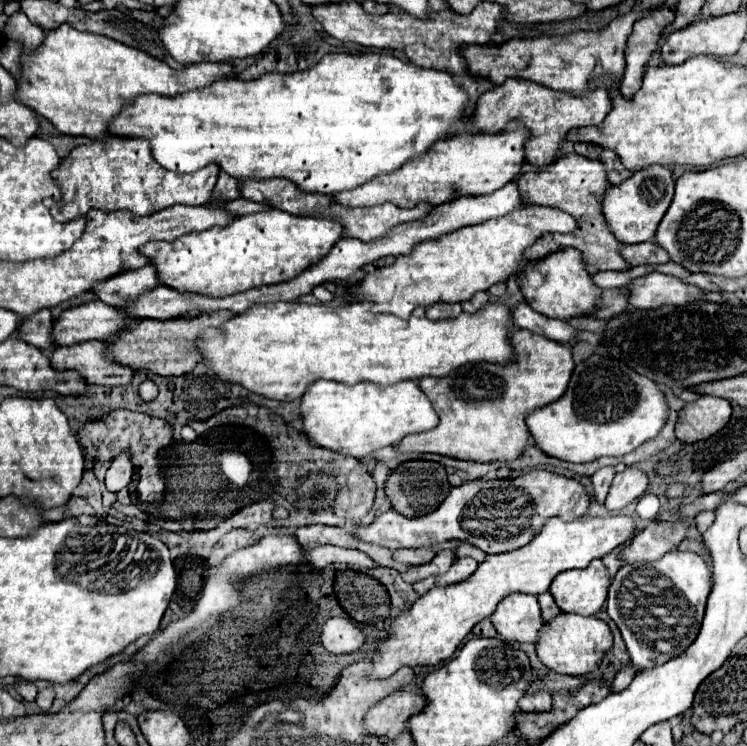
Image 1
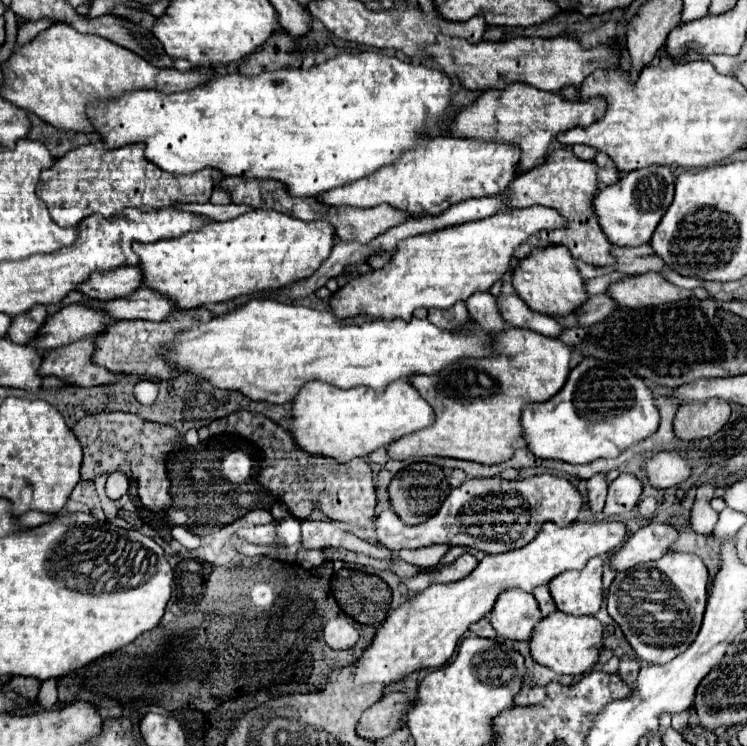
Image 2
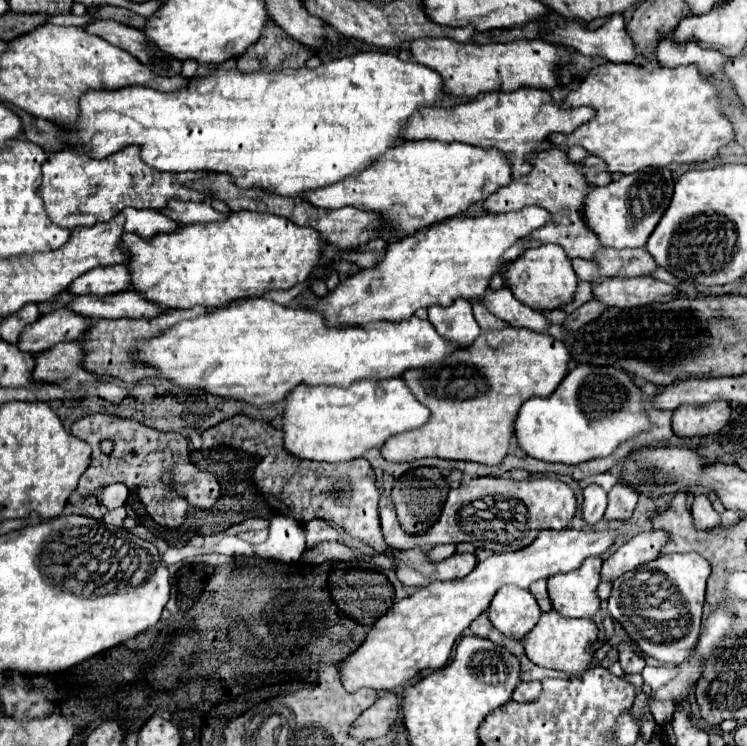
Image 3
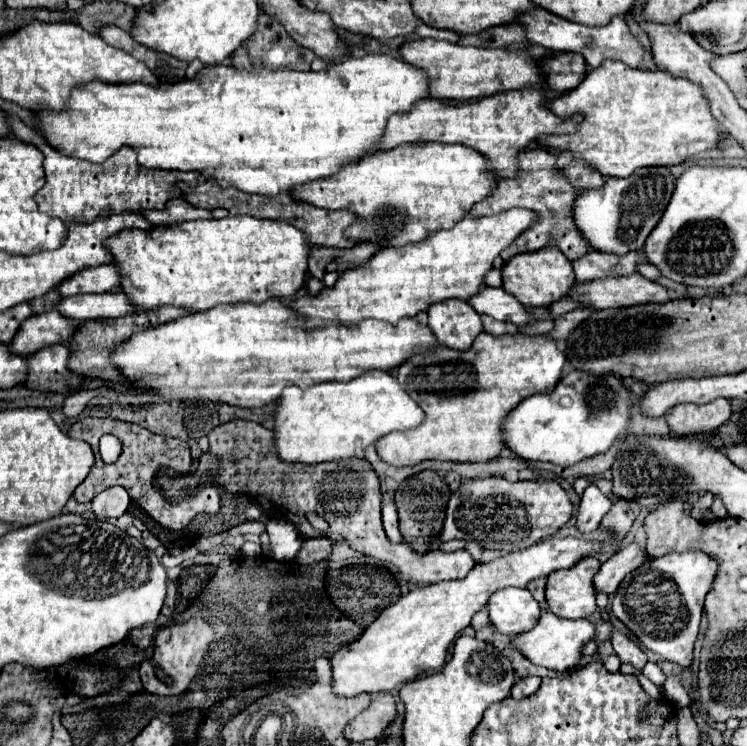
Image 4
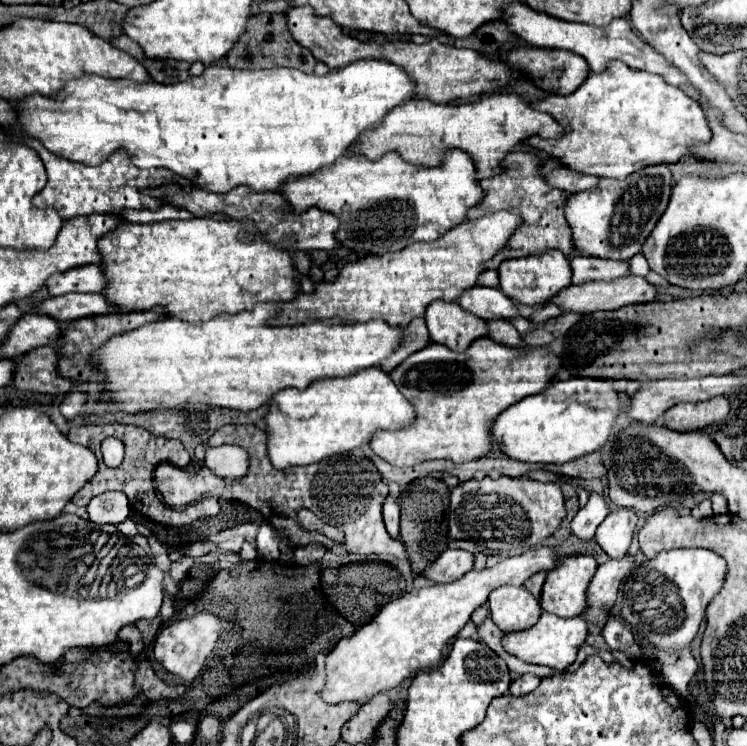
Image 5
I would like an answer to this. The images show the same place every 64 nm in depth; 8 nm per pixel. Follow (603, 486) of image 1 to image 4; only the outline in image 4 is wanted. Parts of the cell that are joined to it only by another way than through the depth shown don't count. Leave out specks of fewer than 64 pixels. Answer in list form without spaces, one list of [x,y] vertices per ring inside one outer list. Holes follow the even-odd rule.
[[[588,486],[582,496],[578,514],[576,514],[578,530],[580,532],[596,530],[598,524],[602,522],[602,518],[606,516],[606,512],[610,510],[610,506],[612,506],[612,502],[608,496],[604,496],[596,486]]]

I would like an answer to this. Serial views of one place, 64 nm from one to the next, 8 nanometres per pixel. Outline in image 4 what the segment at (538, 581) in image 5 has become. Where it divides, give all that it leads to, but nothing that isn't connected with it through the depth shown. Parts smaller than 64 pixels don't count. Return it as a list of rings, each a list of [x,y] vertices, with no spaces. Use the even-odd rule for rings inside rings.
[[[536,578],[536,580],[532,580],[526,588],[530,590],[530,594],[538,600],[538,604],[542,606],[542,608],[546,608],[546,600],[544,600],[544,584],[546,584],[546,578]]]

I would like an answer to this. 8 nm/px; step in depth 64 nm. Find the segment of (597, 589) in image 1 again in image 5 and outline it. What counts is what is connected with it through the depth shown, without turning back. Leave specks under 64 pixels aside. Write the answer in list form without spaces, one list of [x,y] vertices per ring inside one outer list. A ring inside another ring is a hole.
[[[590,554],[564,556],[560,564],[546,574],[540,594],[542,610],[560,618],[580,616],[586,606],[586,588],[596,568],[598,564]]]

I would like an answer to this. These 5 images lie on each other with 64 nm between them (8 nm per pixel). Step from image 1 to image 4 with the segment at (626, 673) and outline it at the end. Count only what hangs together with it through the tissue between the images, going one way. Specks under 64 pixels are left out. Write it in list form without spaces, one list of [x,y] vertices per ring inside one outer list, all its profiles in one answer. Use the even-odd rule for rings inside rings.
[[[612,630],[610,632],[610,642],[612,642],[612,648],[618,654],[618,658],[624,660],[624,662],[630,662],[638,670],[642,670],[644,664],[648,662],[646,652],[634,640],[630,640],[628,634],[624,634],[620,630]]]

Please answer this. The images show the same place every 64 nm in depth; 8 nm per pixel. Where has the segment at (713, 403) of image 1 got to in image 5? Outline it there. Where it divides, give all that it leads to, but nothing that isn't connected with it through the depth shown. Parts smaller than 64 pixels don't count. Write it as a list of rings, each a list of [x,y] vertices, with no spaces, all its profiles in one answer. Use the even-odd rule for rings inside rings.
[[[716,396],[706,402],[680,402],[672,406],[668,412],[664,412],[662,422],[666,428],[678,430],[678,432],[692,432],[702,430],[710,424],[724,422],[724,418],[730,412],[730,404],[726,396]]]

